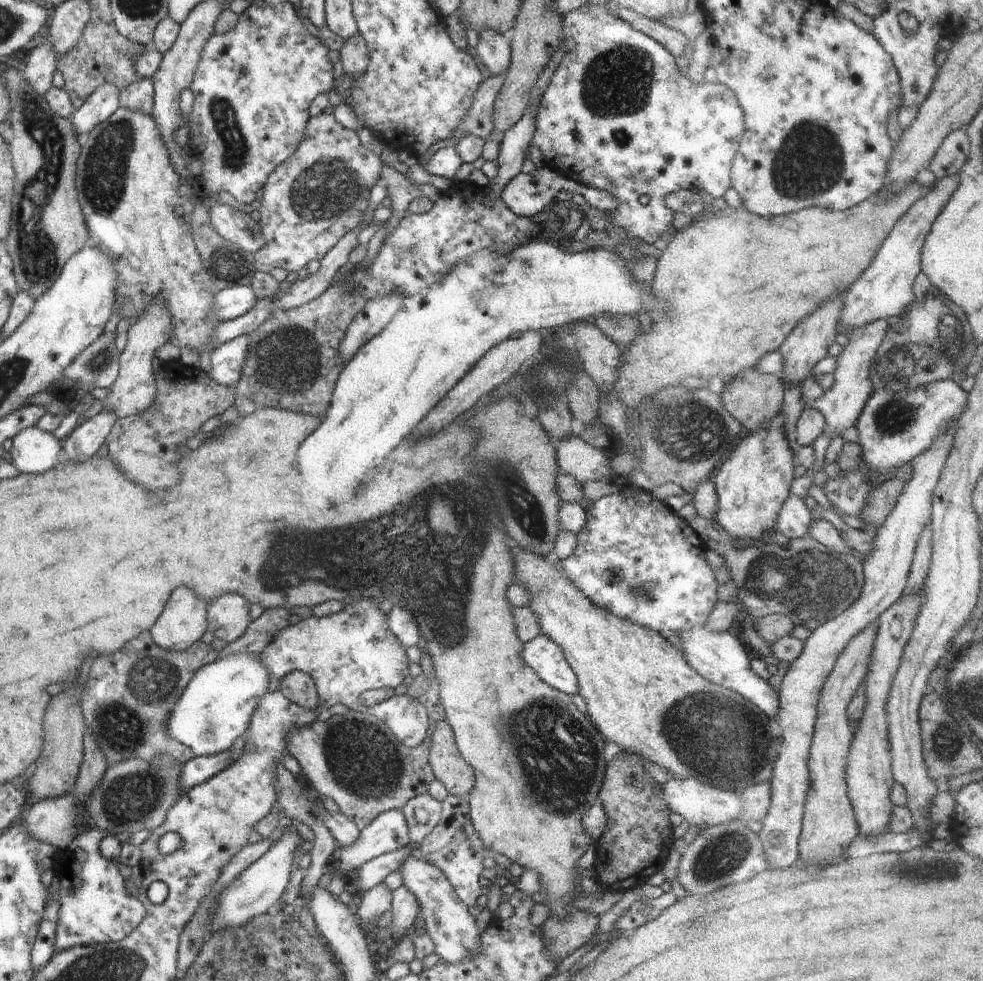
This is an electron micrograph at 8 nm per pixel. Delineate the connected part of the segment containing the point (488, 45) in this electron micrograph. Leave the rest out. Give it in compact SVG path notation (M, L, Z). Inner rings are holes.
M484 28L478 34L479 42L473 52L480 56L491 75L506 73L511 62L511 41L492 28Z

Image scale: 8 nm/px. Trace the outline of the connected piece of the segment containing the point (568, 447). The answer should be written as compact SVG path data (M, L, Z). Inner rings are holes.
M574 435L555 443L560 474L570 475L578 482L609 480L616 473L604 449L586 443Z

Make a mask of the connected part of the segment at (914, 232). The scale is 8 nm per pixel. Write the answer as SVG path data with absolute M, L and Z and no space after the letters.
M958 173L938 180L896 221L894 228L882 241L868 268L859 274L859 277L846 291L846 296L842 300L842 314L838 318L838 333L848 336L852 328L864 326L878 318L895 319L904 312L904 308L910 302L914 301L915 294L912 286L918 274L921 273L921 250L925 238L936 217L942 212L950 200L950 196L958 188L958 184L960 184Z

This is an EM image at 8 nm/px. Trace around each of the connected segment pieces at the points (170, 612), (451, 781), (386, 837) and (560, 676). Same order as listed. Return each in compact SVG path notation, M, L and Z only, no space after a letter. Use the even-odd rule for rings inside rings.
M180 586L170 594L149 633L160 648L186 650L208 631L208 606L209 603L190 588Z
M448 721L438 722L429 739L429 765L435 778L446 786L449 795L467 797L474 786L474 772L462 758Z
M401 810L383 812L361 830L358 840L356 840L354 844L340 847L341 849L337 854L333 853L332 856L328 858L323 873L330 874L332 877L340 876L346 878L348 872L360 868L363 864L366 864L366 862L377 856L396 852L396 850L406 847L409 841L408 827L406 826L404 813Z
M540 633L523 643L522 658L549 687L552 686L569 695L579 694L578 679L568 664L562 648L546 635Z

